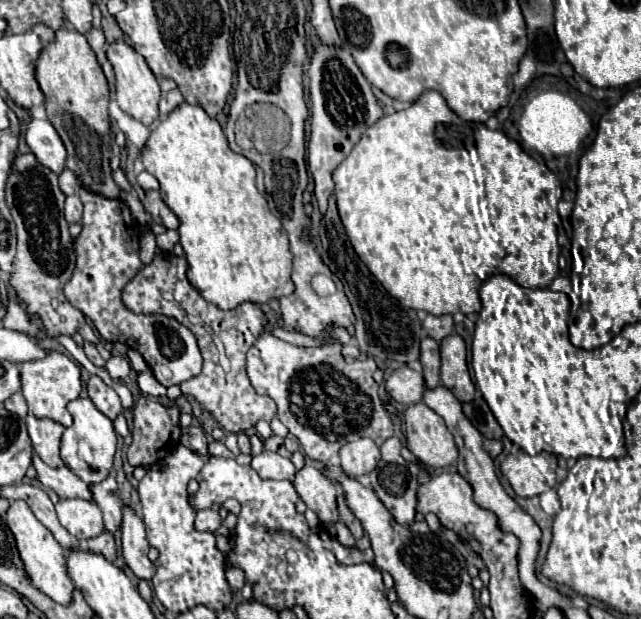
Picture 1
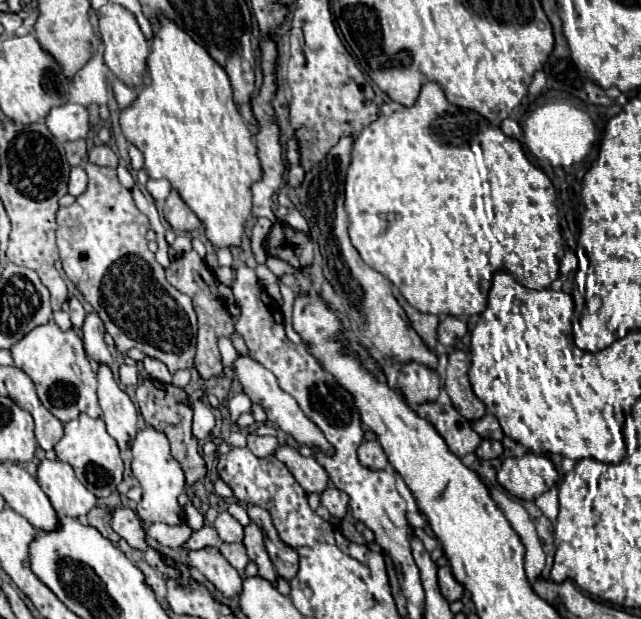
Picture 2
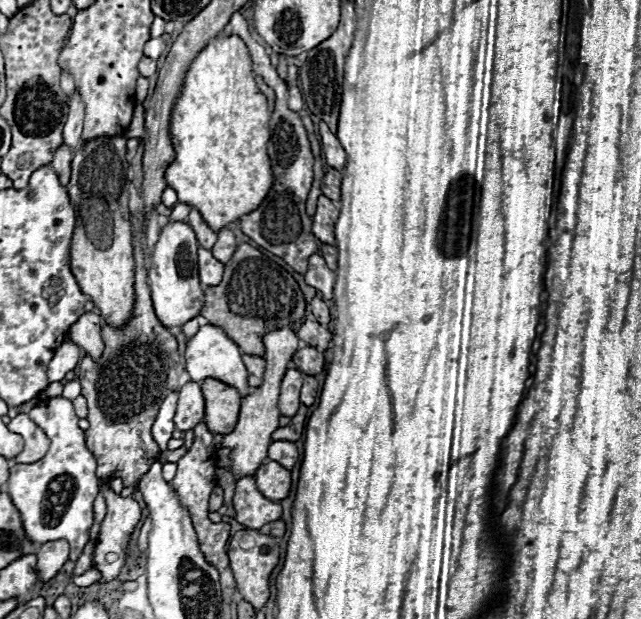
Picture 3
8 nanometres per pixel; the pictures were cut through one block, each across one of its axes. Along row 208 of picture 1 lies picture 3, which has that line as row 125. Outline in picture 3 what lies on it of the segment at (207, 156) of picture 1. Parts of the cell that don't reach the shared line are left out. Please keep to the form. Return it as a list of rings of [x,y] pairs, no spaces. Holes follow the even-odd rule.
[[[238,36],[212,38],[192,62],[184,80],[184,90],[172,110],[170,138],[176,150],[176,158],[168,166],[164,178],[166,184],[176,190],[178,202],[196,208],[214,232],[230,228],[228,224],[240,222],[244,214],[256,210],[274,184],[274,172],[266,152],[270,140],[270,116],[272,110],[266,96],[254,82],[252,60],[244,42]]]

